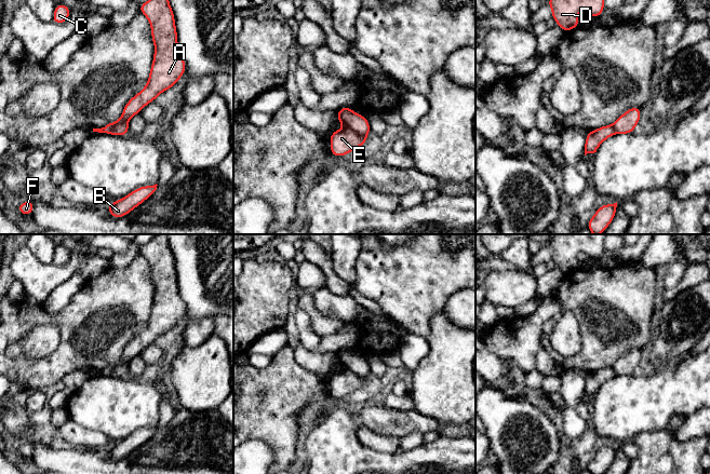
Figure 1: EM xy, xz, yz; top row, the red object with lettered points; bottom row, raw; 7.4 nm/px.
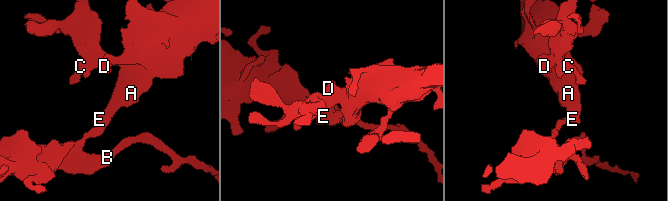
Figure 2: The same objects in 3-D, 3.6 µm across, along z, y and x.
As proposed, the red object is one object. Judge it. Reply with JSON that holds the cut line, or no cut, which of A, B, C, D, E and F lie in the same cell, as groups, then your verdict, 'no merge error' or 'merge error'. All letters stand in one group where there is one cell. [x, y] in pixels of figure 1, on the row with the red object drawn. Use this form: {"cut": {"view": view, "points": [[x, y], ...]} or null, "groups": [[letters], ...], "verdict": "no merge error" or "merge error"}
{"cut": {"view": "xz", "points": [[345, 126], [365, 135]]}, "groups": [["A", "C", "D", "E"], ["B", "F"]], "verdict": "merge error"}

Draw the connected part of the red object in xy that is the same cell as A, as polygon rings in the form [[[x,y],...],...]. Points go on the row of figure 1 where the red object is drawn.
[[[148,0],[139,4],[139,12],[150,23],[155,44],[153,62],[147,84],[126,103],[118,121],[108,123],[102,128],[93,128],[93,132],[110,134],[117,124],[128,124],[146,105],[175,85],[185,72],[186,63],[179,53],[175,17],[169,0]]]

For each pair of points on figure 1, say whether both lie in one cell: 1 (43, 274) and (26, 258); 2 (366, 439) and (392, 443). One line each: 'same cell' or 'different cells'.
1: same cell
2: same cell

